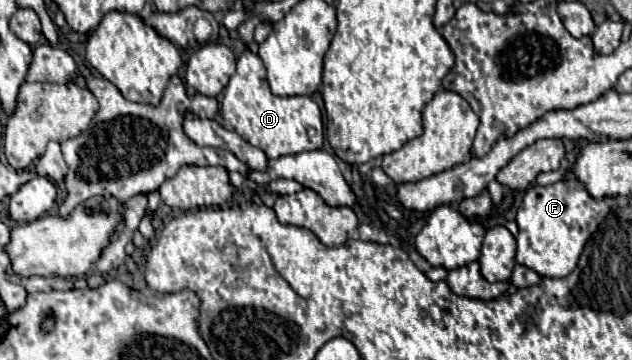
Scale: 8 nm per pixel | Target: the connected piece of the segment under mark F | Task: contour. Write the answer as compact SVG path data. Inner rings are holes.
M570 177L552 185L532 185L526 189L522 205L516 213L518 223L518 251L516 261L534 269L542 277L566 277L576 267L578 257L590 239L590 235L598 229L598 225L606 219L606 215L616 209L616 197L594 199L586 187Z

